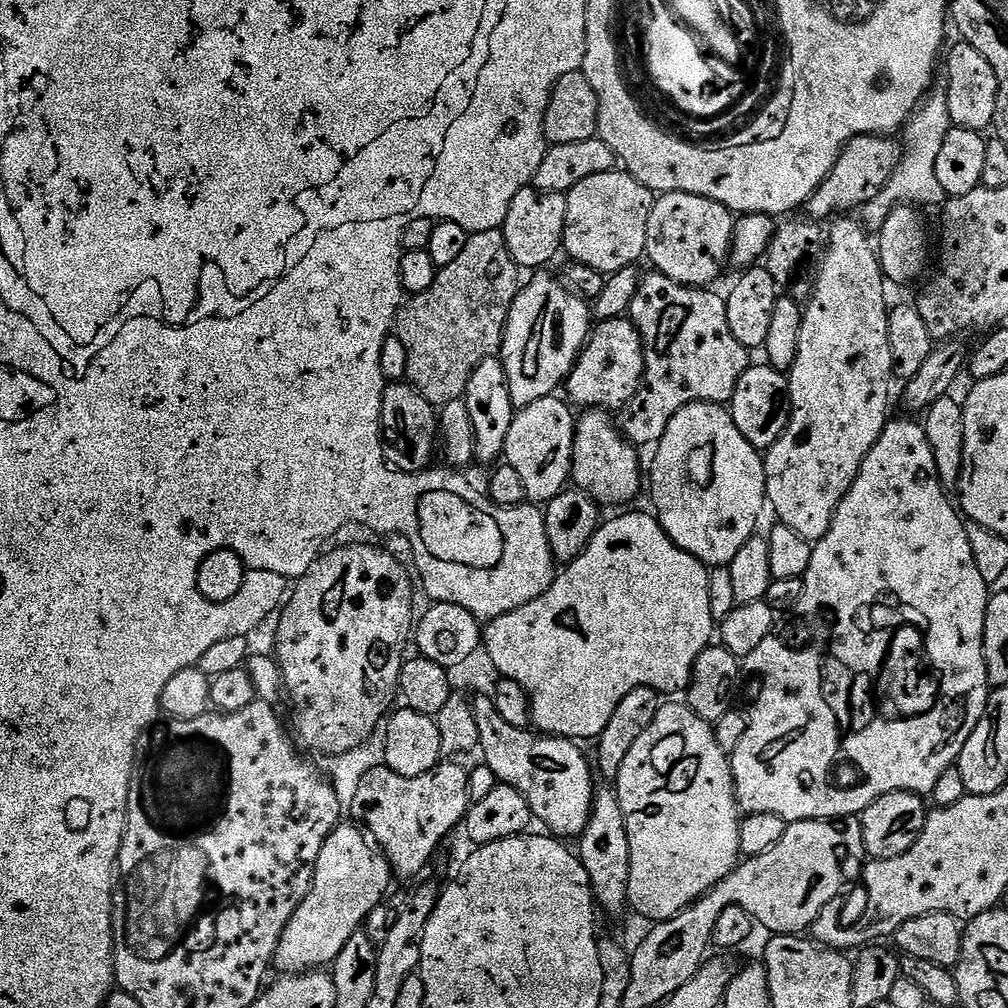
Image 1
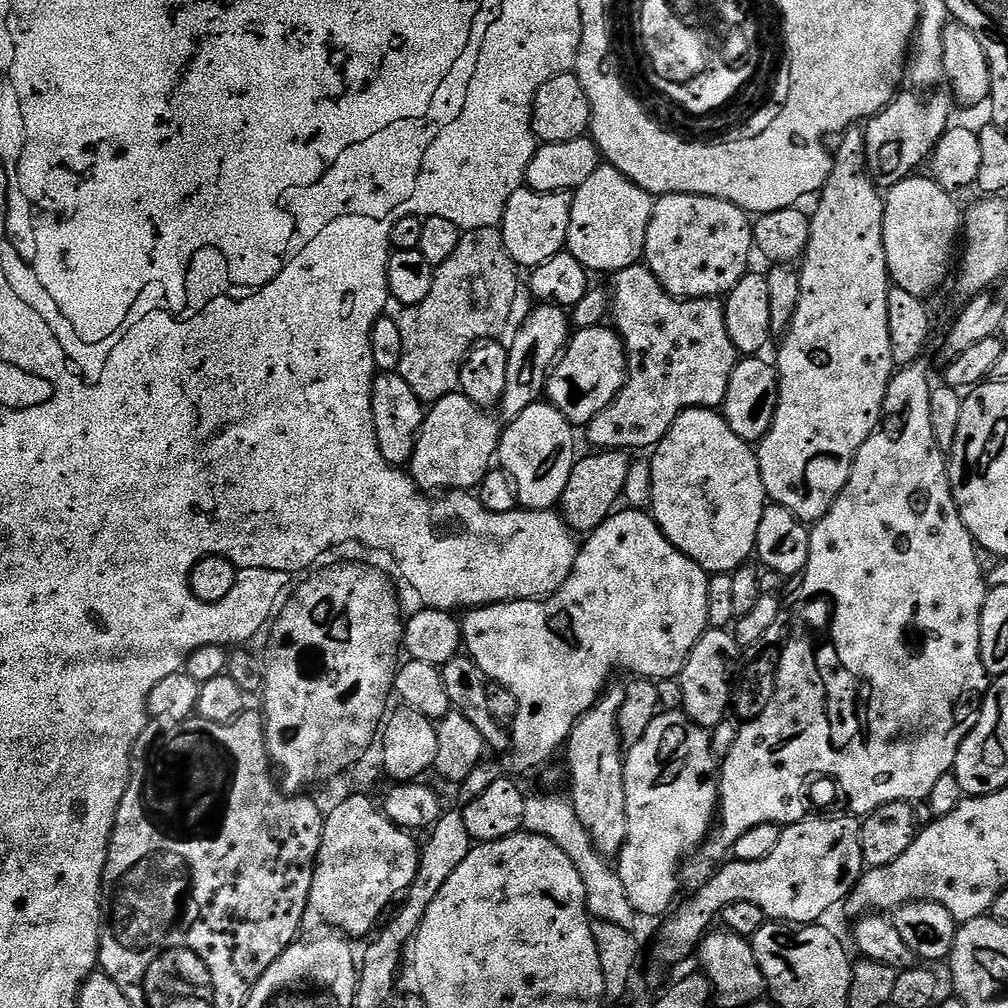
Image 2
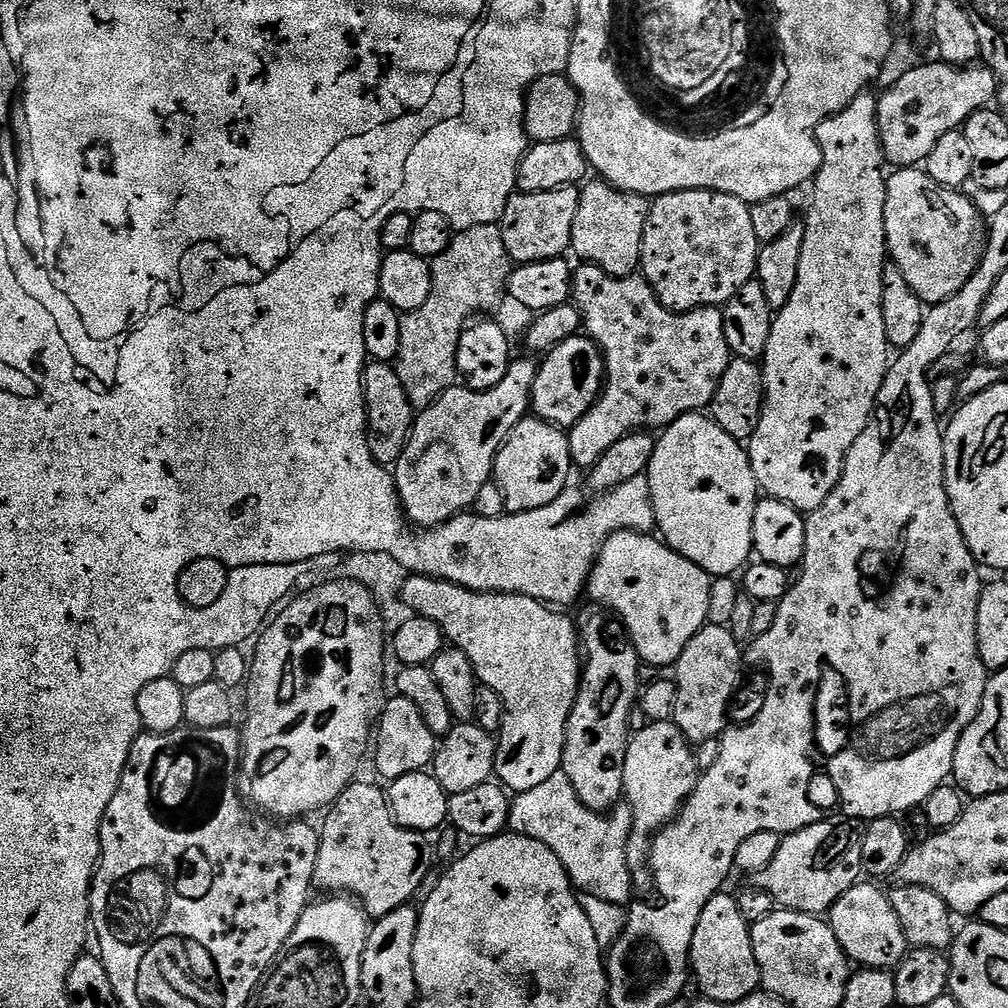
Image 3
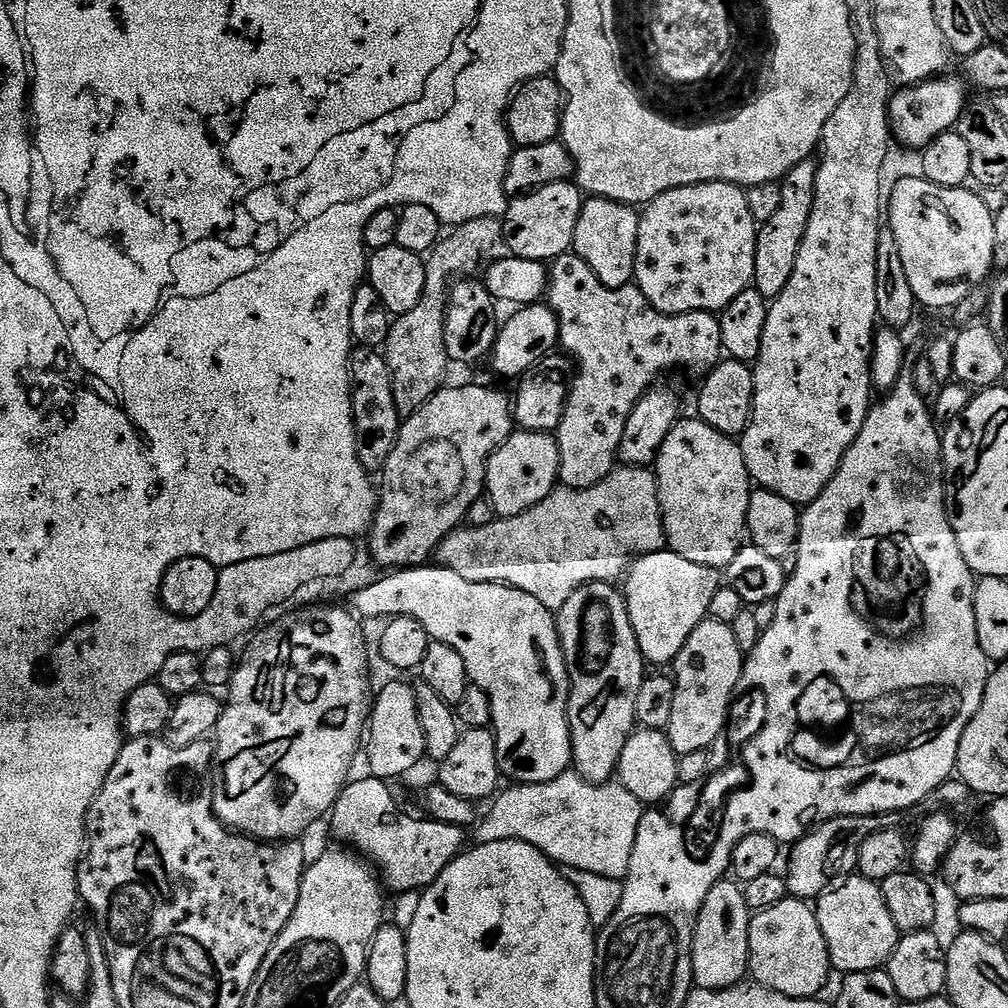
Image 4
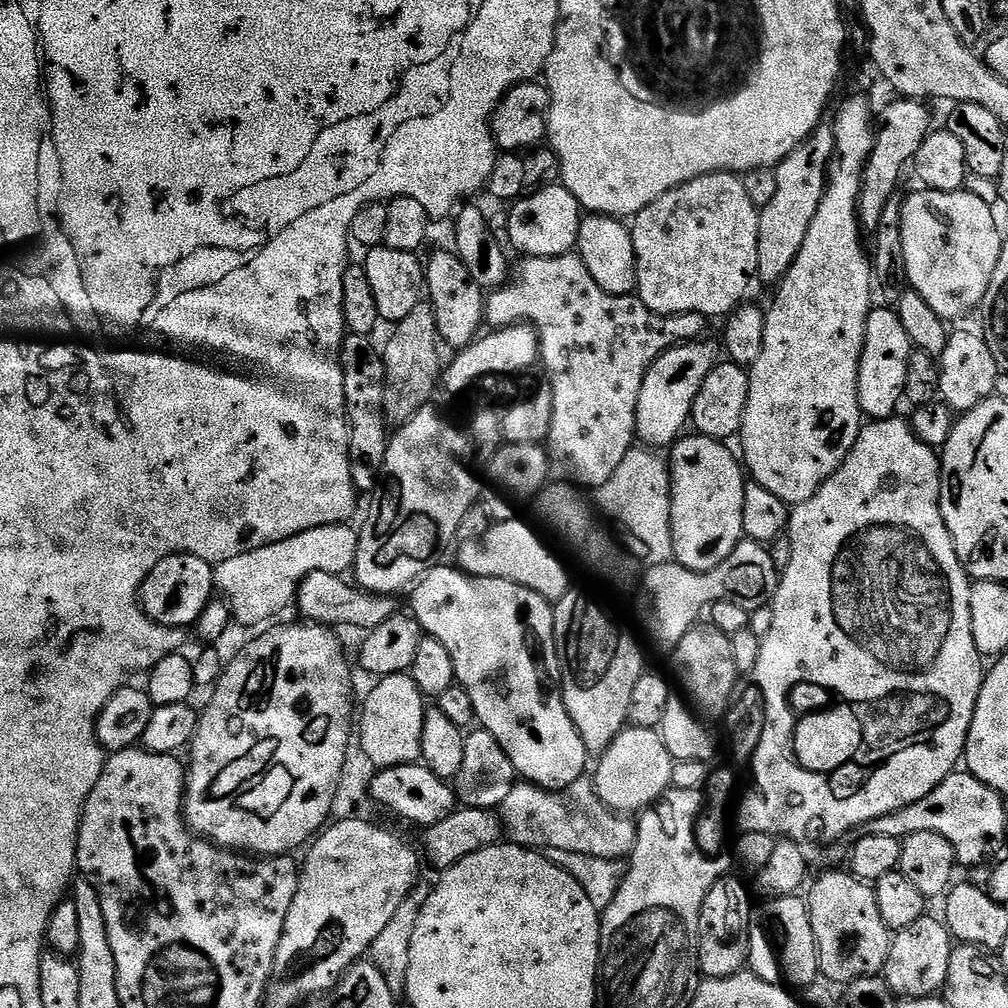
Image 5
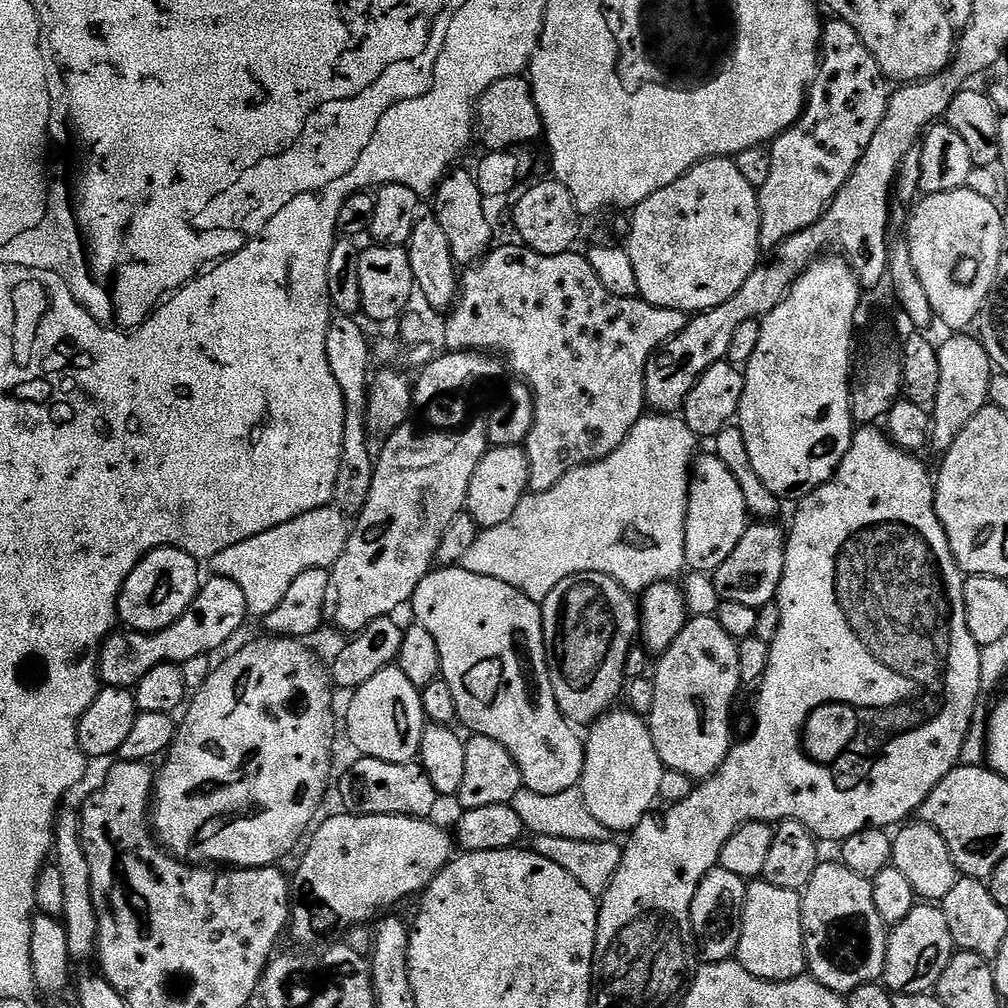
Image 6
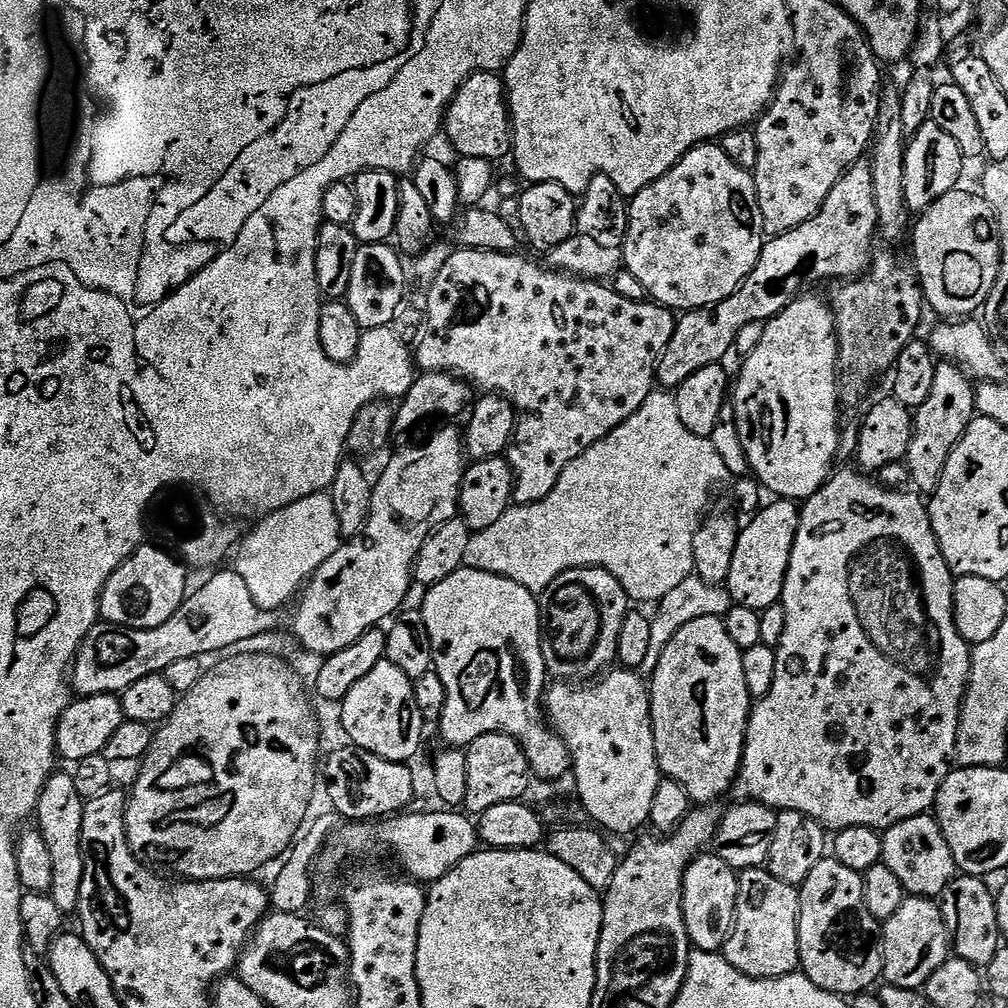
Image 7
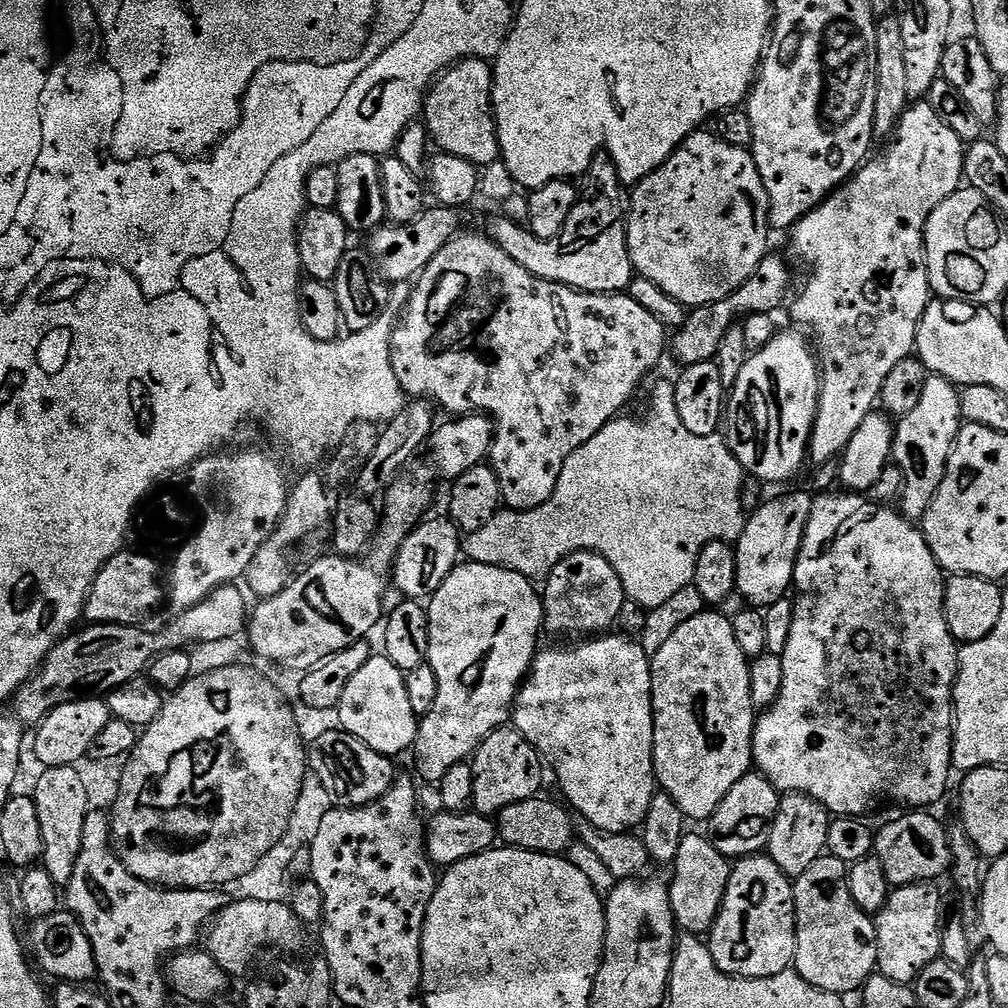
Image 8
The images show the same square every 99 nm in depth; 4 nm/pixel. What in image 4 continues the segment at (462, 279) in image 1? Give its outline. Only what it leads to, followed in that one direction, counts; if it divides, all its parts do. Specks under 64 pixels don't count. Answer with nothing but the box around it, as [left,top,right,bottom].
[386,216,510,418]

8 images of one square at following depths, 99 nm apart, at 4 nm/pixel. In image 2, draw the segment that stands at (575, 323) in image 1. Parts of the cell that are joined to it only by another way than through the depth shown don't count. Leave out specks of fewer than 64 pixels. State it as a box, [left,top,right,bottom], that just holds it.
[502,304,570,417]

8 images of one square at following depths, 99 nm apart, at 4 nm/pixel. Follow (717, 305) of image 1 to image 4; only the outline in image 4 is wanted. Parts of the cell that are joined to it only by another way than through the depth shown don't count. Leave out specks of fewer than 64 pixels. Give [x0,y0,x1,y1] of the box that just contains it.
[546,254,724,488]

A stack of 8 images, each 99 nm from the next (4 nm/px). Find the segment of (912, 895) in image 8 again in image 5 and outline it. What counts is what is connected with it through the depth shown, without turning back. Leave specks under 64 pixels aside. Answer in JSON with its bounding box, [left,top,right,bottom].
[882,914,954,998]

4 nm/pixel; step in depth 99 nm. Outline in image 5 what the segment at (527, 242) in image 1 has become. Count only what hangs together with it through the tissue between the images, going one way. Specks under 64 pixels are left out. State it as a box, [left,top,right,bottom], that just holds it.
[507,183,582,256]

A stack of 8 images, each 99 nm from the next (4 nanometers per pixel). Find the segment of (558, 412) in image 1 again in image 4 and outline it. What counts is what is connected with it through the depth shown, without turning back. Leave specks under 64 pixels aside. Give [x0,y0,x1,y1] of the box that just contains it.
[486,431,560,517]

